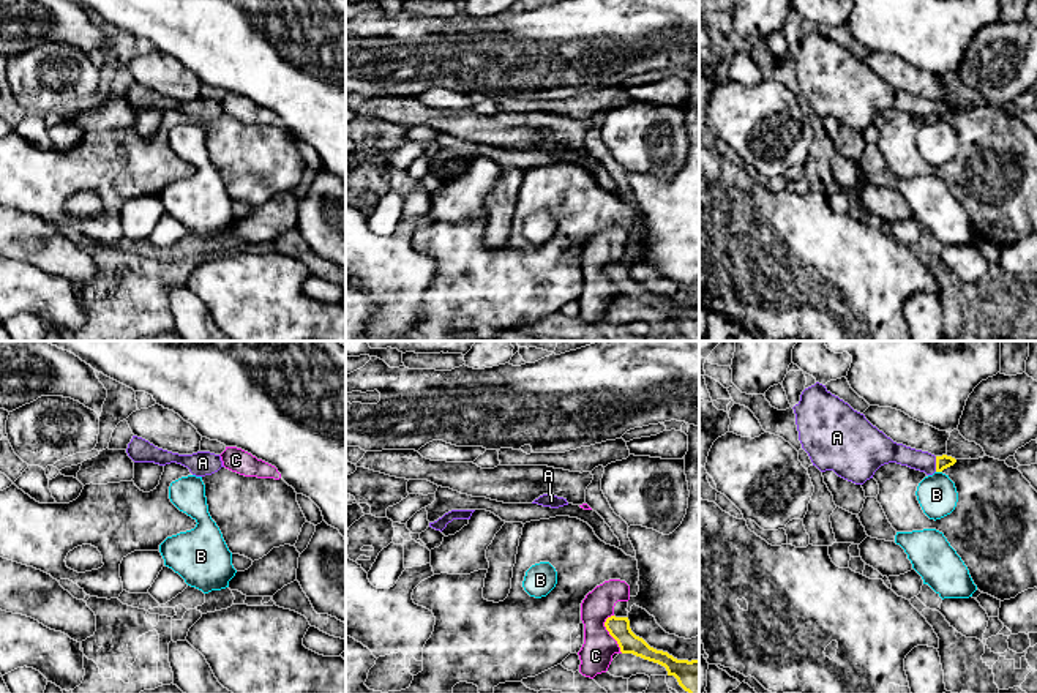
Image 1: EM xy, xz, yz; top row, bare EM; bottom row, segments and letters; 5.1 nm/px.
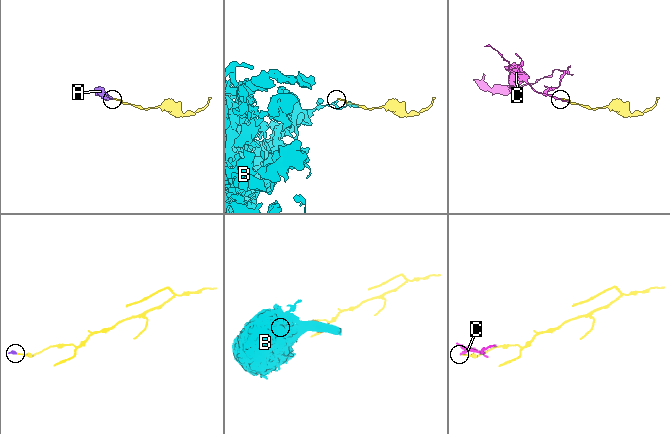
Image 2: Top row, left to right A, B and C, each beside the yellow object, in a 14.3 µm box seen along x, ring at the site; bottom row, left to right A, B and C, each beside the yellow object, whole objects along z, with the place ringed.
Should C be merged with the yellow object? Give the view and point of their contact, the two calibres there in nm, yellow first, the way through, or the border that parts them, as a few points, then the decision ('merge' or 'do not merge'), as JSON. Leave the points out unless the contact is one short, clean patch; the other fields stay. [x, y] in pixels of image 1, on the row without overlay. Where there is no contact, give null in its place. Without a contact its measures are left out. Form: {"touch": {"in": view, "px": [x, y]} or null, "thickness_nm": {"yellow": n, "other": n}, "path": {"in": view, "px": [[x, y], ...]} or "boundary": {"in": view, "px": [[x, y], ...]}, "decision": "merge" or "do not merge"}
{"touch": {"in": "xz", "px": [610, 280]}, "thickness_nm": {"yellow": 110, "other": 170}, "boundary": {"in": "xz", "px": [[611, 261], [605, 269], [605, 275], [622, 299]]}, "decision": "do not merge"}

